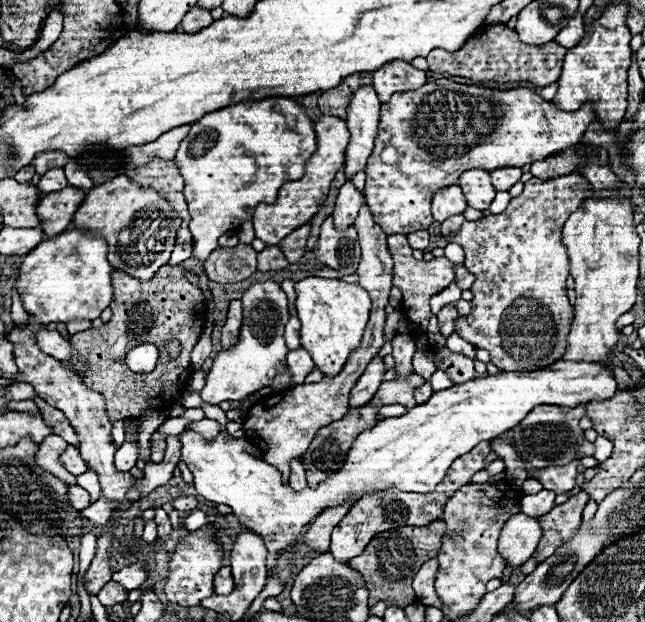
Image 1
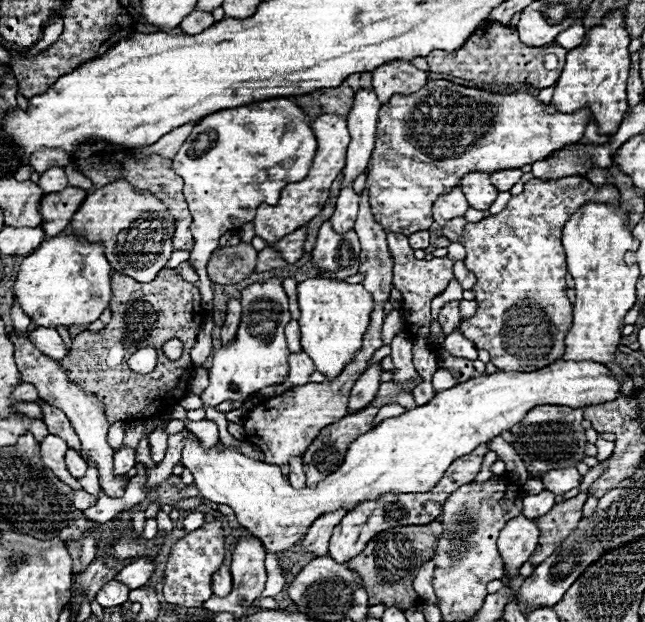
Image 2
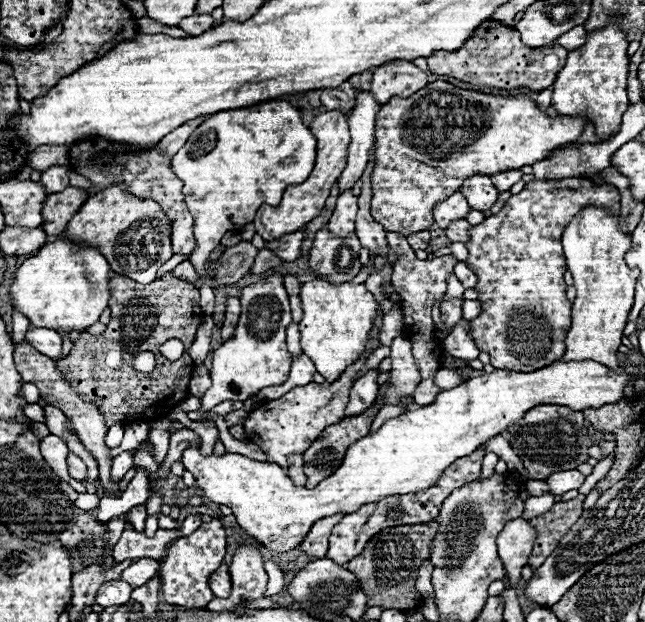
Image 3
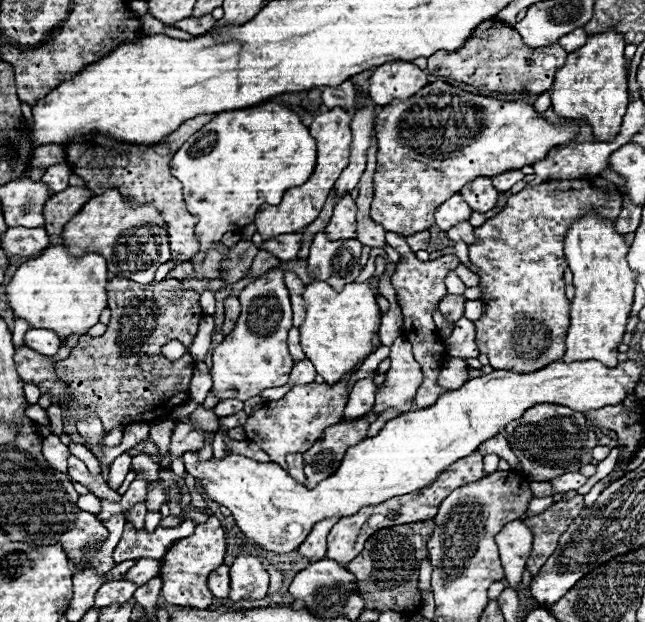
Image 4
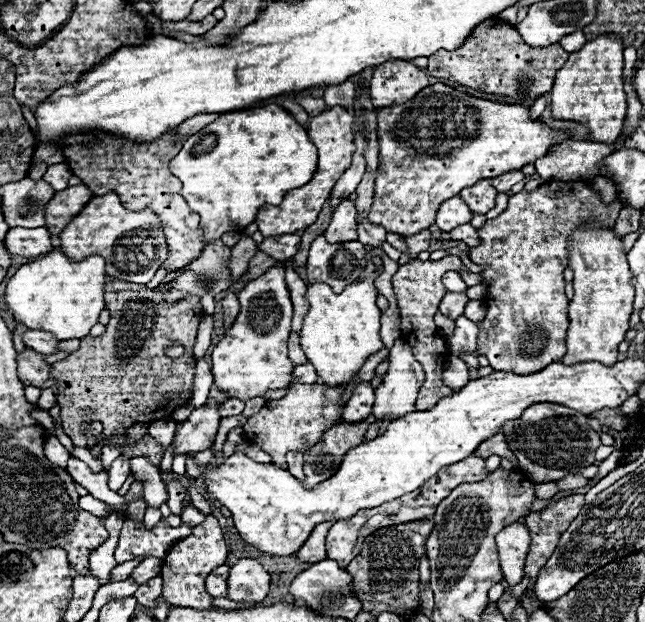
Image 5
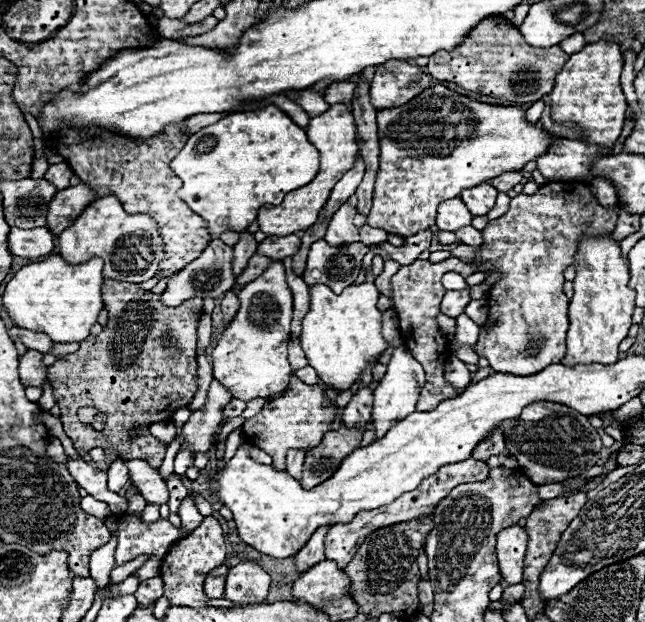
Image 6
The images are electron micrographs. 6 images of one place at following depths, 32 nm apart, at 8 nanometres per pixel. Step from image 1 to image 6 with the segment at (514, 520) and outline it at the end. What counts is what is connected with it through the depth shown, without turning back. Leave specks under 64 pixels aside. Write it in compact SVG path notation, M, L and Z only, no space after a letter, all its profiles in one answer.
M520 526L504 528L504 532L498 534L498 564L502 572L502 580L508 584L520 584L522 582L522 568L524 568L524 556L526 556L526 544L528 534Z

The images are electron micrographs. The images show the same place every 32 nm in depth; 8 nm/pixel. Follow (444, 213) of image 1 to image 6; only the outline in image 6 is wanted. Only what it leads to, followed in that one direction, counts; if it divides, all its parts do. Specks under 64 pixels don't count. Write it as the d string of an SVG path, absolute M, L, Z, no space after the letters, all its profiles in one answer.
M452 198L446 200L438 206L438 218L436 218L436 226L440 230L448 230L448 232L456 232L464 226L472 224L472 214L468 212L468 208L464 206L464 202L460 198Z

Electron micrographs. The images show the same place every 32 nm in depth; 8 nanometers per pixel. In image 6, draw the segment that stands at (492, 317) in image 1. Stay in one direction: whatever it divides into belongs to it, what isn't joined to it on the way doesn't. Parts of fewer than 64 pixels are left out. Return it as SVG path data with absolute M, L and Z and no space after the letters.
M550 182L546 184L544 188L540 188L534 196L526 196L526 194L518 194L516 198L512 198L510 202L510 210L496 218L496 220L490 220L488 226L482 230L482 236L484 236L484 244L482 244L482 250L476 254L474 260L480 260L480 262L496 262L496 268L492 272L502 272L504 278L500 282L496 282L490 290L490 300L488 300L488 306L490 306L490 314L488 314L488 320L484 326L480 326L480 338L478 338L478 344L476 344L476 354L486 358L490 362L490 366L496 370L496 372L512 372L516 376L530 376L530 374L536 374L536 372L542 372L544 368L556 364L556 362L562 362L562 358L566 356L566 332L568 332L568 298L564 294L564 270L568 266L574 264L574 256L576 256L576 248L578 248L578 240L588 234L588 236L602 236L602 234L608 234L614 230L616 226L616 218L618 218L618 210L620 206L616 206L614 210L606 210L598 204L598 200L592 196L590 188L584 184L584 182Z

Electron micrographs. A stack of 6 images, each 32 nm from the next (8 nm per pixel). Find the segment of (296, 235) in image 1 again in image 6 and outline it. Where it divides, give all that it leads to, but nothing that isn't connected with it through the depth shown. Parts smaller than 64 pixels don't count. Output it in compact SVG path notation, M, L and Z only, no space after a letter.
M268 236L264 242L258 244L258 254L268 256L272 260L284 260L286 256L296 254L300 248L300 238L292 236Z

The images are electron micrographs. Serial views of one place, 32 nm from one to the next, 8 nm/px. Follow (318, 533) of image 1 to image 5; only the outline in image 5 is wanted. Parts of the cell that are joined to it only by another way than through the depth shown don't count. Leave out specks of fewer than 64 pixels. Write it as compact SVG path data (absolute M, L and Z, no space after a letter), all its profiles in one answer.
M324 522L324 524L318 524L314 528L314 532L310 534L310 538L296 552L300 564L316 564L316 560L324 560L326 558L324 540L326 540L326 534L328 534L328 528L330 526L332 526L332 522Z

